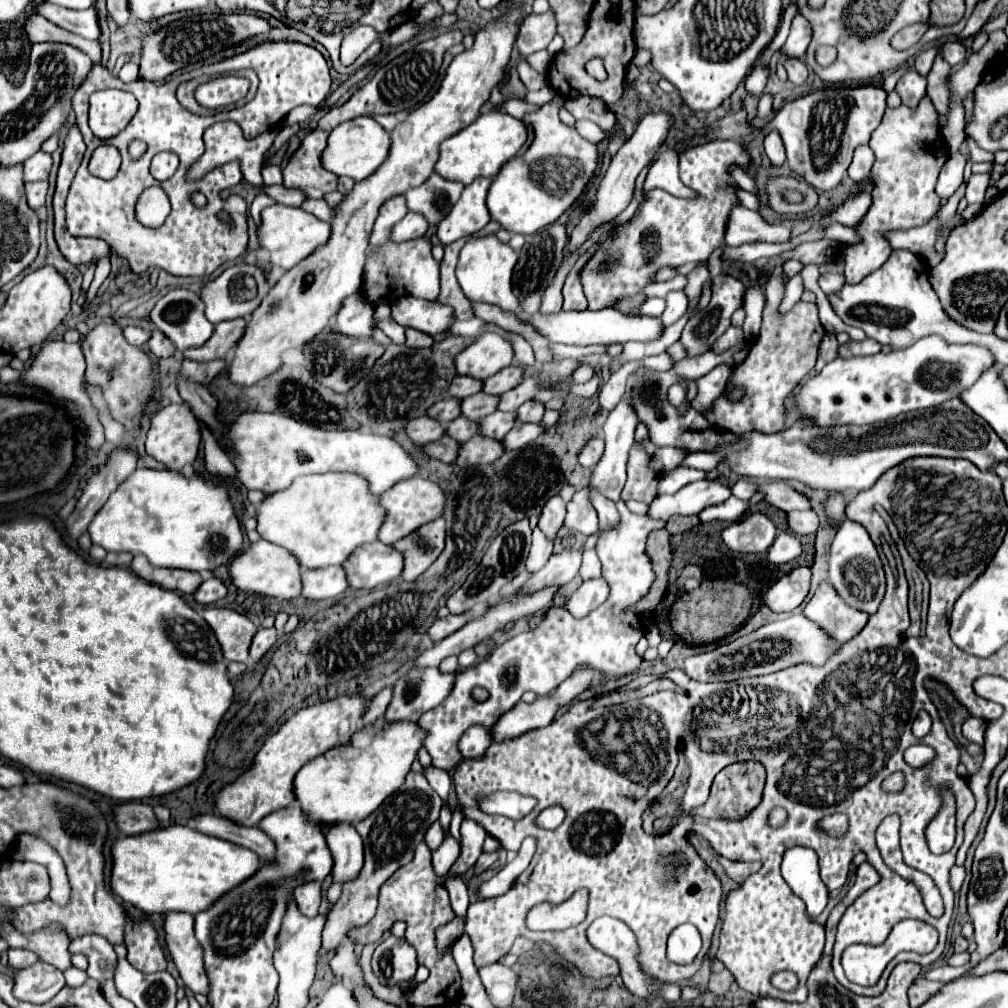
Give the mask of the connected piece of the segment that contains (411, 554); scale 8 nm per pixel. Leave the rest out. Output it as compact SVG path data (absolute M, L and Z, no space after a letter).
M437 519L397 541L393 547L405 555L405 569L401 577L405 581L413 581L421 573L425 573L441 555L445 547L445 537L445 519Z

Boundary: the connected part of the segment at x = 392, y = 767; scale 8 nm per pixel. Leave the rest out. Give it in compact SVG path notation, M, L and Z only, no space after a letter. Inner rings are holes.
M383 717L381 721L355 731L349 745L329 749L329 753L303 765L295 777L297 801L305 809L307 817L321 825L361 821L403 785L425 737L427 731L423 731L415 721L385 725Z

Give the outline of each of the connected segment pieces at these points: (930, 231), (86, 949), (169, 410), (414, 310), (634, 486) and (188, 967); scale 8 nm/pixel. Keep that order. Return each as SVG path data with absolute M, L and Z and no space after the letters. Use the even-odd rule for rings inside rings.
M963 182L961 187L947 201L947 205L941 207L941 211L937 213L937 217L933 217L933 221L929 221L923 227L915 227L909 231L891 231L889 243L893 249L909 249L911 253L917 253L917 257L921 257L925 263L929 263L931 267L939 265L945 257L945 253L937 253L935 251L935 243L941 237L943 227L951 221L951 217L955 215L961 198L964 197L966 183Z
M81 935L71 941L71 953L83 953L89 959L87 975L103 981L113 977L117 955L113 951L113 945L101 937L101 935Z
M183 403L183 405L167 405L151 419L145 449L153 459L161 461L165 467L181 471L185 465L191 465L197 459L199 443L201 443L201 423L191 413L191 407Z
M409 295L399 297L391 305L391 317L403 327L413 327L431 337L445 333L453 323L453 311L447 305Z
M635 443L629 453L627 485L623 487L621 493L623 499L635 499L645 503L655 499L659 475L649 467L649 461L651 461L651 453L647 453L643 443Z
M167 913L165 915L165 941L179 969L179 975L193 993L209 993L209 977L205 977L205 965L201 961L201 943L195 941L193 915Z

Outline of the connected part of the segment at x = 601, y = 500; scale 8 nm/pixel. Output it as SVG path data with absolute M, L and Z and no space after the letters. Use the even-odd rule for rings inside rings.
M591 493L591 503L597 509L599 531L613 529L613 525L619 525L619 513L613 501L599 493Z

